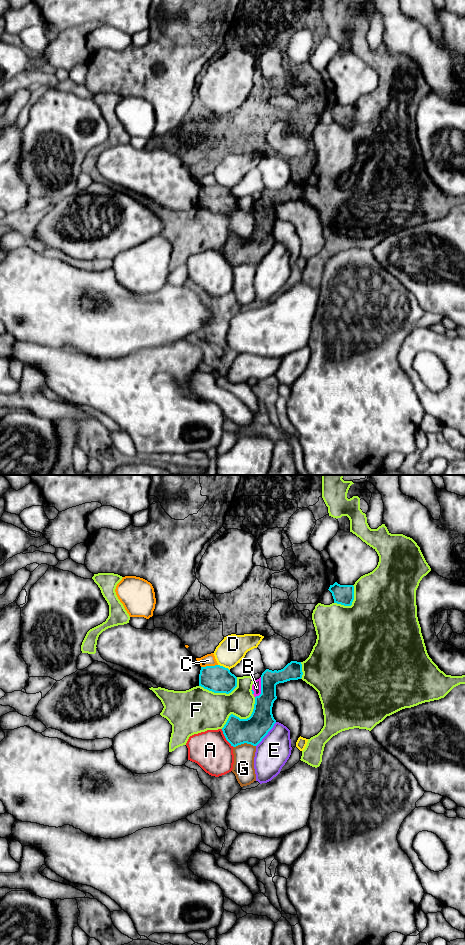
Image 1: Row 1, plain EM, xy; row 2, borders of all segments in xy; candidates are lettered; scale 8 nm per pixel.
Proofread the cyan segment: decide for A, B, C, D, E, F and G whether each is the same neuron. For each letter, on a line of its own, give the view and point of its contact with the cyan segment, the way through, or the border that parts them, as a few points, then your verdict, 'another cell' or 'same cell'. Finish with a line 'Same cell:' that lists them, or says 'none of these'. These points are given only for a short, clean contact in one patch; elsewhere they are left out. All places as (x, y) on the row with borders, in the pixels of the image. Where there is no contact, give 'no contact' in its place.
A: contact xy (225, 737); another cell
B: contact xy (261, 688); way xy (261, 719), (261, 688), (256, 687); same cell
C: contact xy (209, 666); another cell
D: contact xy (224, 667); another cell
E: contact xy (267, 733); another cell
F: contact xy (242, 719); another cell
G: contact xy (244, 742); another cell
Same cell: B

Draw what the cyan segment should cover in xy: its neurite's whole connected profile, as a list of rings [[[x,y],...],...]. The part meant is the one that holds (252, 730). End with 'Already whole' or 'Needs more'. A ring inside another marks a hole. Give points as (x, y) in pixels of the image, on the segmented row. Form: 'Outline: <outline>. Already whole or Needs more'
Outline: [[[291,661],[278,671],[266,669],[259,679],[254,680],[251,691],[255,704],[251,716],[240,719],[231,714],[222,728],[231,746],[236,747],[244,743],[257,746],[276,723],[272,714],[273,703],[277,699],[276,685],[301,679],[302,675],[301,662]]]. Needs more

